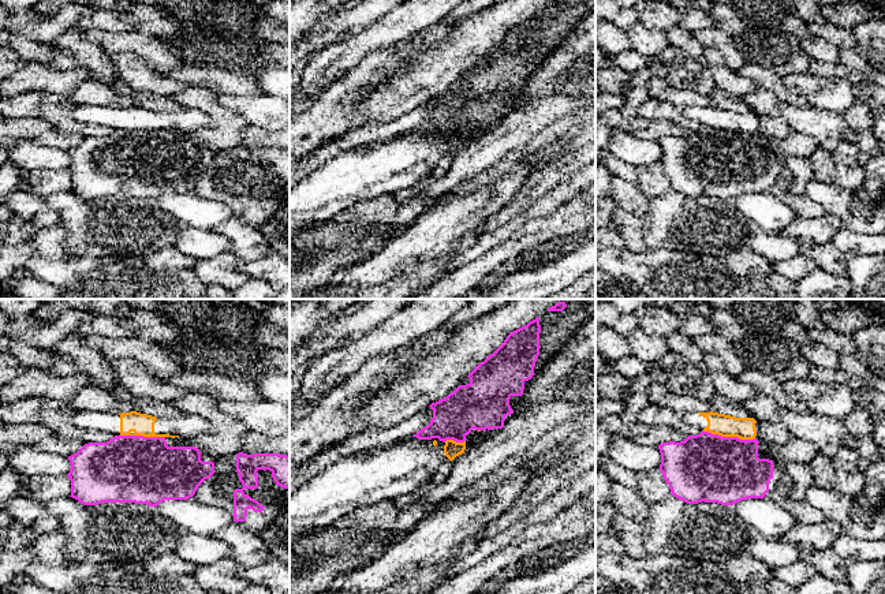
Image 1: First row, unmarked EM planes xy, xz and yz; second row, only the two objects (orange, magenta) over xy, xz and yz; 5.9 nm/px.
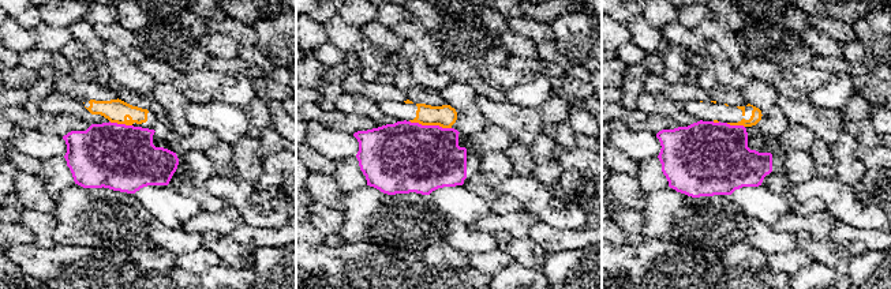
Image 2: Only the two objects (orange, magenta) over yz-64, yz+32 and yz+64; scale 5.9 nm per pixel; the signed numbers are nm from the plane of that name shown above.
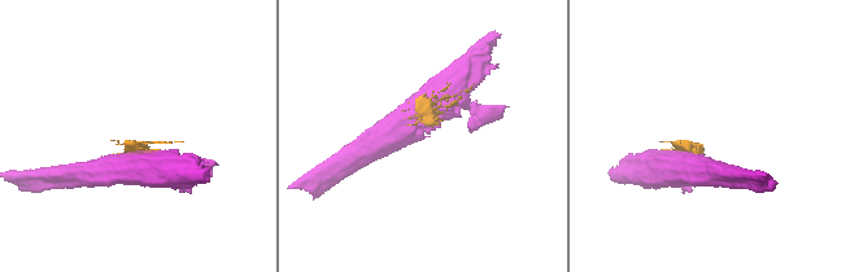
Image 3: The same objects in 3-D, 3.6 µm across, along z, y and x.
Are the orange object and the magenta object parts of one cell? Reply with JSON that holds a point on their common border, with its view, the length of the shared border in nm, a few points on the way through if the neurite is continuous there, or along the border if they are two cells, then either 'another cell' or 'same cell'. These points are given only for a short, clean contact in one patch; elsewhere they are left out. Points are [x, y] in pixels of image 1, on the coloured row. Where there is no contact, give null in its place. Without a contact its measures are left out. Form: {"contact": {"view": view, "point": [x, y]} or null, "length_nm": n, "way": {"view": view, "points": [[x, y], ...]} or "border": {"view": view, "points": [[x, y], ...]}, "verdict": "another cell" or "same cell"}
{"contact": {"view": "yz", "point": [729, 436]}, "length_nm": 300, "verdict": "another cell"}

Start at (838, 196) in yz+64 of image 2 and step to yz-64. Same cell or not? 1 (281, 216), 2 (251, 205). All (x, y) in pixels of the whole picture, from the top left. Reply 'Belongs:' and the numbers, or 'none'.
Belongs: 1, 2

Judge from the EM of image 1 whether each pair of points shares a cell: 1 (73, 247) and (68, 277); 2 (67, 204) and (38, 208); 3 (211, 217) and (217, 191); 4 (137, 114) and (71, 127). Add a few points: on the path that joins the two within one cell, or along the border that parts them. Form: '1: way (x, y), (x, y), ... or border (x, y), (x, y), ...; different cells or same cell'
1: border (82, 256), (64, 258); different cells
2: border (44, 198), (56, 212), (59, 224); different cells
3: border (194, 195), (202, 200), (220, 201), (231, 209); different cells
4: border (77, 105), (73, 116), (86, 123); different cells

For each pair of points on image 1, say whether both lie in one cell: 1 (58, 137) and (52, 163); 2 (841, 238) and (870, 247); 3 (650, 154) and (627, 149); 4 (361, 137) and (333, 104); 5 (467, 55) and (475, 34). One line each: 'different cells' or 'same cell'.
1: different cells
2: same cell
3: same cell
4: different cells
5: same cell

